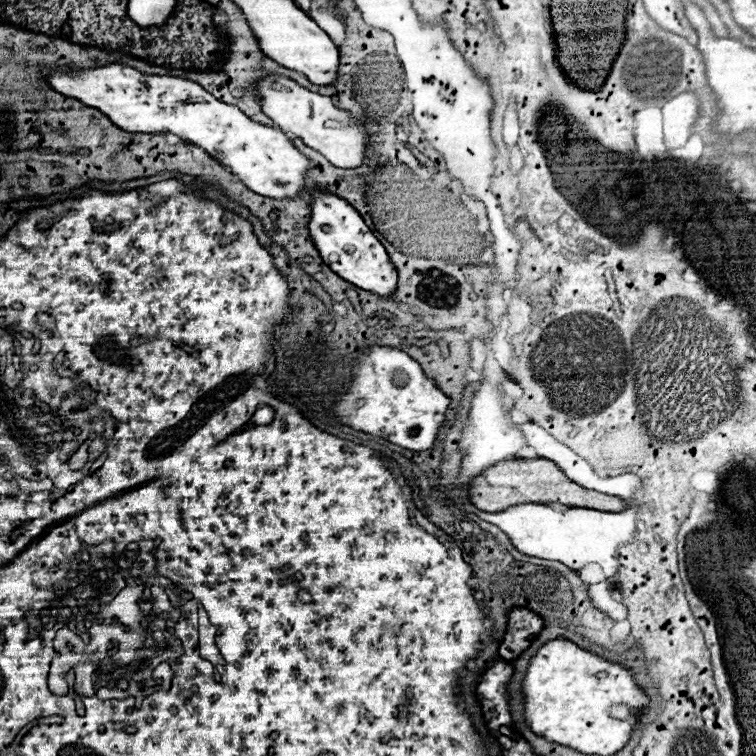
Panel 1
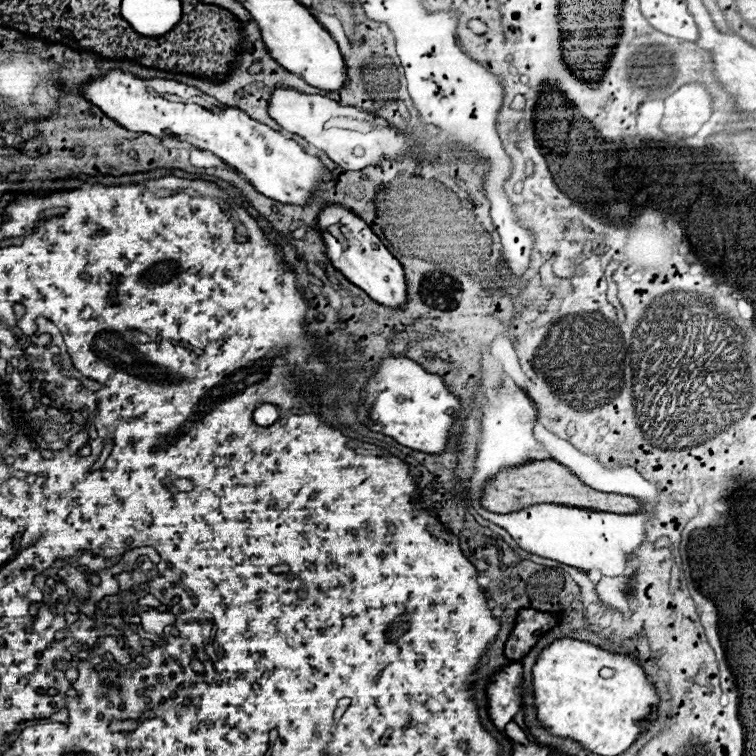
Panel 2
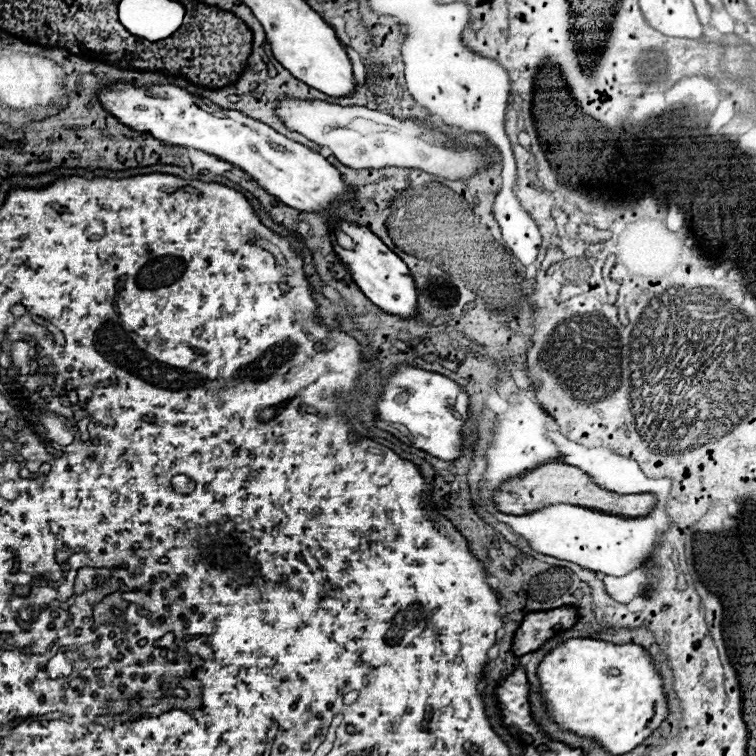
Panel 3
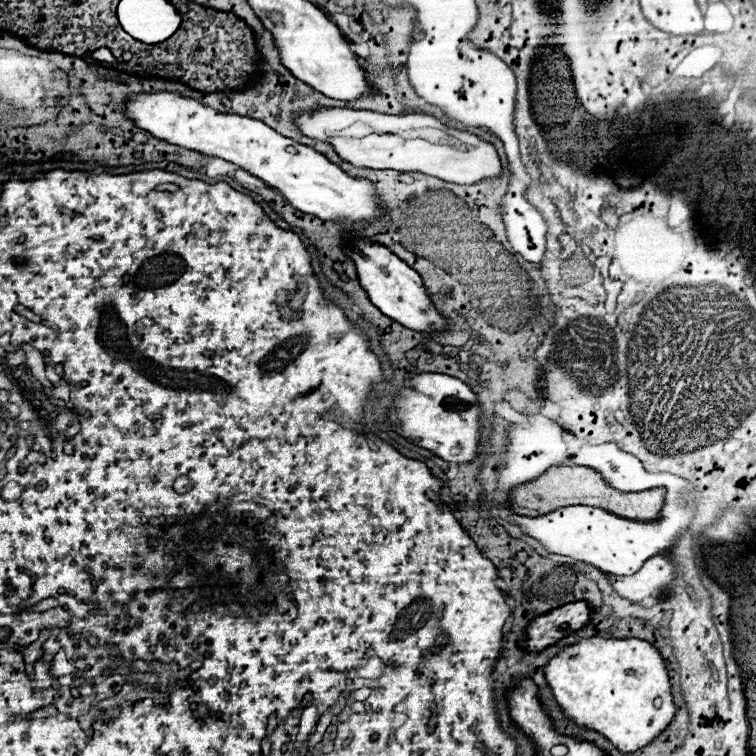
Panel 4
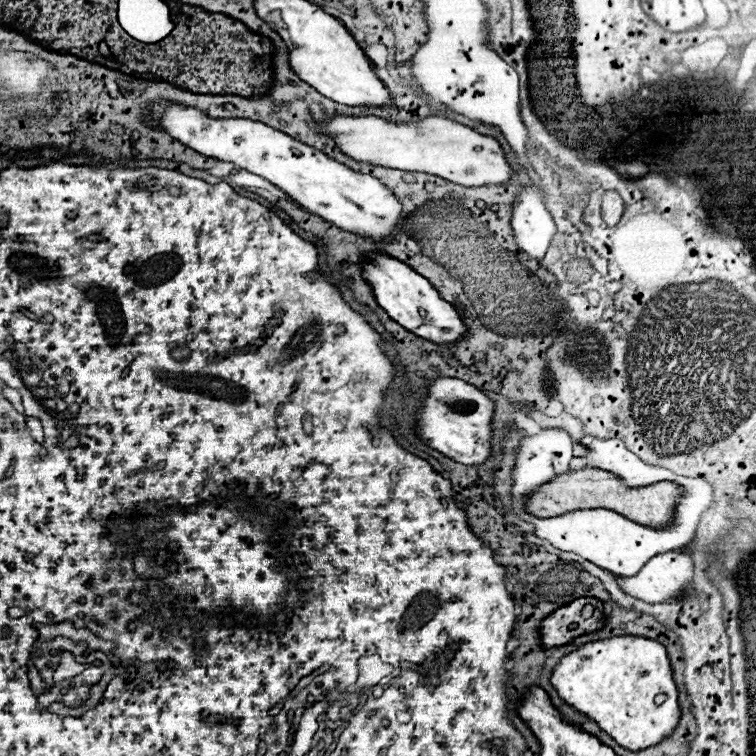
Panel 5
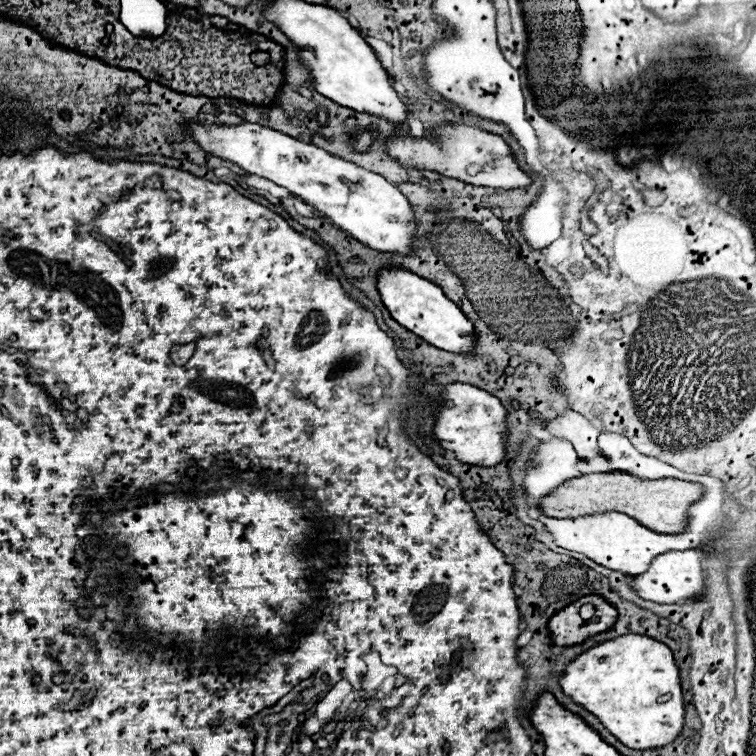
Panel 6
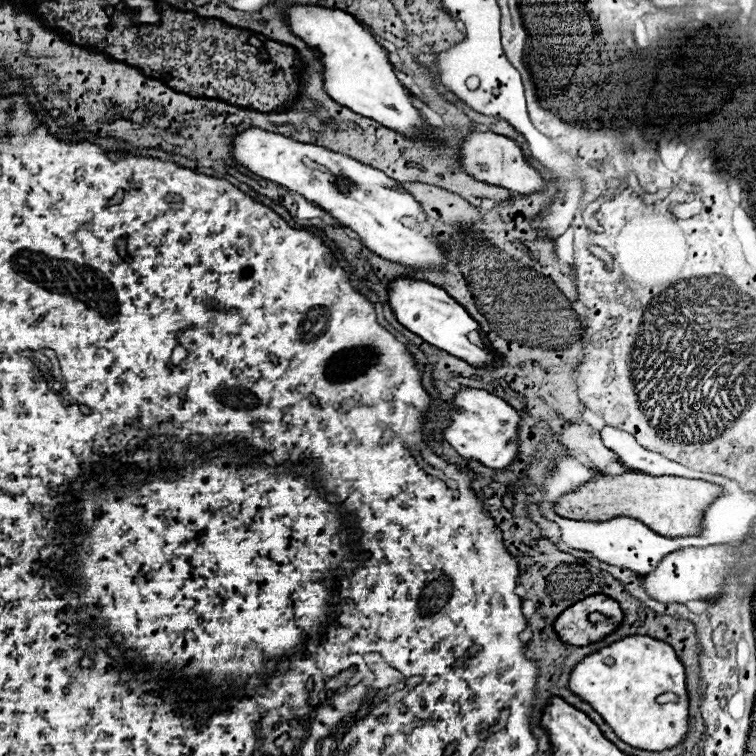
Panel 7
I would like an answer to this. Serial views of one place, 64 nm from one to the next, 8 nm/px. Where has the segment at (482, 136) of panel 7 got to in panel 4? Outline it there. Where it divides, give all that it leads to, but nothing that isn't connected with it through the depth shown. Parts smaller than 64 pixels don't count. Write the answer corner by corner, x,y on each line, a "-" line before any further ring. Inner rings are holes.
322,108
318,112
298,116
298,126
306,132
306,136
332,144
342,160
362,168
422,172
444,182
466,186
478,184
486,178
498,178
502,174
502,162
494,144
484,142
466,130
450,128
430,114
388,116
370,110

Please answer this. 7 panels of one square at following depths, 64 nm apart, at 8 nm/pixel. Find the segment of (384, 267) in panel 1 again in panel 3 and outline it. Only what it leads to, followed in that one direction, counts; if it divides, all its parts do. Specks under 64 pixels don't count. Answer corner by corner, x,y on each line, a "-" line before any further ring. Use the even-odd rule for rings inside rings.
342,222
344,234
348,234
354,240
354,250
344,250
334,242
334,250
338,252
340,260
350,268
354,282
360,286
360,290
384,312
404,318
404,320
414,320
418,318
418,292
416,292
416,282
408,266
378,238
374,236
368,228
360,228
356,224

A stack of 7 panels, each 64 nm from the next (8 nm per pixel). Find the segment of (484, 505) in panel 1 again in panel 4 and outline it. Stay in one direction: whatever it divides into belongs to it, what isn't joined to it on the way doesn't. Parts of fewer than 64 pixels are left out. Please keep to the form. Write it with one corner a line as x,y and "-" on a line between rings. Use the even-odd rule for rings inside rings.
562,466
562,468
554,468
554,472
546,472
542,480
532,480
530,484
522,484
522,488
516,488
510,494
510,502
512,502
512,510
522,516
544,516
566,506
594,506
594,508
604,508
624,518
654,522
660,518
664,496
666,496
664,488
650,488
644,492
620,492
612,488
602,478
602,474
592,468

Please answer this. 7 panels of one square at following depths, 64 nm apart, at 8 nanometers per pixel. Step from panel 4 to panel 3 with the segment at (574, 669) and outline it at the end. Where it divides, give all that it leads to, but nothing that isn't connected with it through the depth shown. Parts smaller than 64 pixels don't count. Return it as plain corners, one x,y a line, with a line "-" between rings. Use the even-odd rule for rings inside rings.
572,638
556,646
538,666
538,678
542,686
542,696
548,704
554,720
578,736
588,736
598,740
610,754
626,754
640,746
660,724
668,718
668,698
662,688
662,676
658,668
640,644
610,644
594,638

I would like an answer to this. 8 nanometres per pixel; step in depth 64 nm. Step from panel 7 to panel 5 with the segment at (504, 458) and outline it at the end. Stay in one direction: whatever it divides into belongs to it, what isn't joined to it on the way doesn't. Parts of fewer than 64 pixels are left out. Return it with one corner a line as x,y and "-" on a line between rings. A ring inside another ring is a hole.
436,378
428,384
428,390
428,398
416,414
418,436
460,464
474,466
488,462
492,456
492,418
496,404
482,390
458,378

